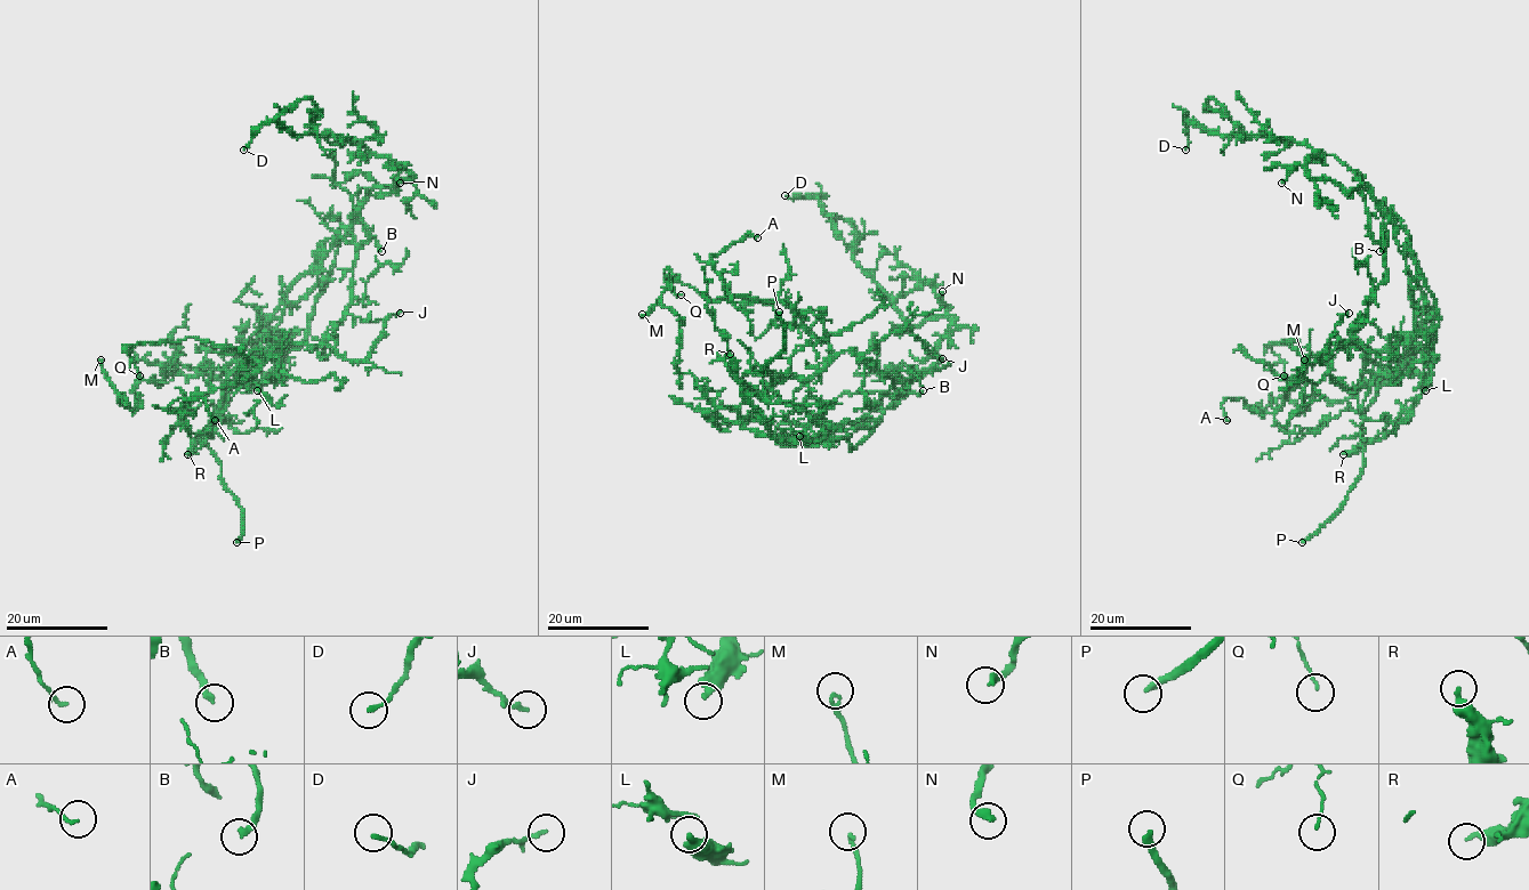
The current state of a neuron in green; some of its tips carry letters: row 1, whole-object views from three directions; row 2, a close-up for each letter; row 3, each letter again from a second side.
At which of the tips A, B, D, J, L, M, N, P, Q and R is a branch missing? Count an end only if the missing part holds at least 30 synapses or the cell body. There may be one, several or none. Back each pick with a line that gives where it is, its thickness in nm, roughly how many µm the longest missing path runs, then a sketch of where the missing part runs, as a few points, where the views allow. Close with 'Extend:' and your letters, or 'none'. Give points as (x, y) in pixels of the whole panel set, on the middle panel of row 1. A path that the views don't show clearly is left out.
B: at (923, 390); 280 nm thick; about 25 µm are missing; missing branch runs (923, 390), (915, 389), (909, 396), (890, 393), (918, 396)
N: at (942, 291); 260 nm thick; about 15 µm are missing; missing branch runs (942, 291), (955, 276), (970, 274), (981, 284), (997, 285)
P: at (779, 312); 280 nm thick; about 80 µm are missing; missing branch runs (779, 312), (781, 240), (754, 213), (709, 186), (689, 181), (643, 180), (641, 187), (630, 193)
Extend: B, N, P

